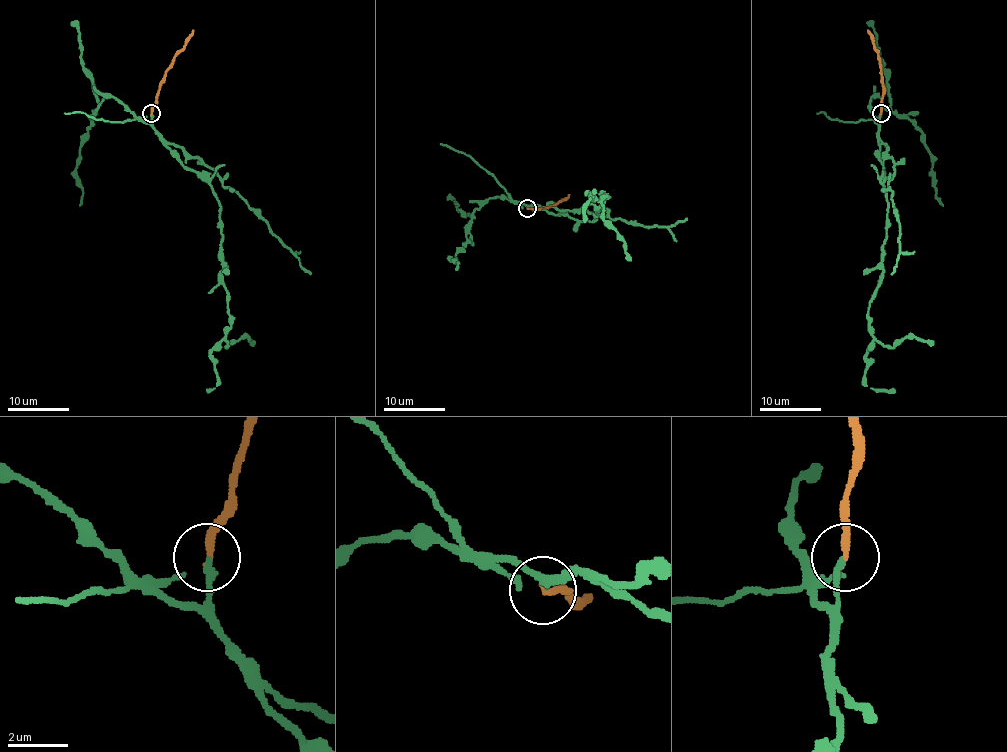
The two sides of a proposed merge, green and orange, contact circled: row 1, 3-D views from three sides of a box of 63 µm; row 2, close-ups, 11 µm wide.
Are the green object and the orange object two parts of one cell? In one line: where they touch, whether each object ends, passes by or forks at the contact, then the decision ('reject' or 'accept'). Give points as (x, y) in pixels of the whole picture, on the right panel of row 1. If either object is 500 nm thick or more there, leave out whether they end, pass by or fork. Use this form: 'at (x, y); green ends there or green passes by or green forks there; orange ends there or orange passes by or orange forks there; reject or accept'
at (881, 113); green ends there; orange ends there; reject

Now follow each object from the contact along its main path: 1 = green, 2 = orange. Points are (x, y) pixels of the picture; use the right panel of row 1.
1: (881, 113), (878, 139), (887, 207), (881, 282), (868, 316), (873, 344), (865, 354), (865, 384), (894, 388)
2: (881, 113), (882, 75), (878, 50), (867, 30)

